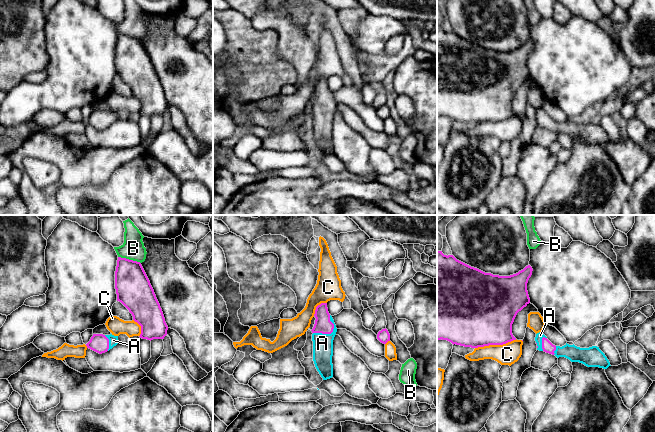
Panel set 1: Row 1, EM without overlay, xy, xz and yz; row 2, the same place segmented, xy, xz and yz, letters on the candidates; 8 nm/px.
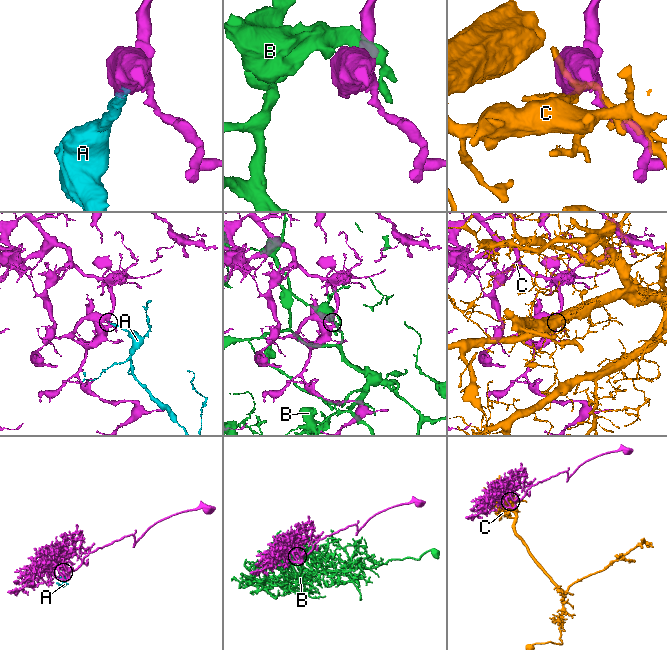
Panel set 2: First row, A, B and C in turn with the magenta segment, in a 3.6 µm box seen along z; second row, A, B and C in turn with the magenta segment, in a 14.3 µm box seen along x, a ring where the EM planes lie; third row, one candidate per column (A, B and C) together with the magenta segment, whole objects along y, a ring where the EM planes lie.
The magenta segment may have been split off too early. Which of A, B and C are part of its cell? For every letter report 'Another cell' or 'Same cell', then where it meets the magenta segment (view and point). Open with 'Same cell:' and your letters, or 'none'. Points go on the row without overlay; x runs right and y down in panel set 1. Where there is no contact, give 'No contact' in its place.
Same cell: A
A: Same cell. Touches magenta at xz (330, 109)
B: Another cell. Touches magenta at xy (128, 35)
C: Another cell. Touches magenta at yz (495, 120)

